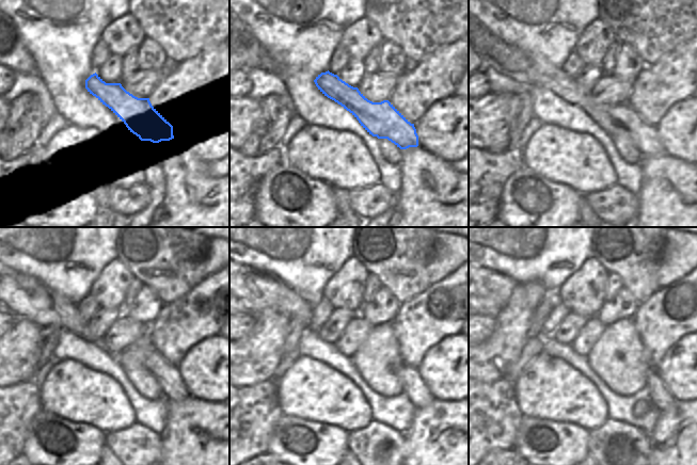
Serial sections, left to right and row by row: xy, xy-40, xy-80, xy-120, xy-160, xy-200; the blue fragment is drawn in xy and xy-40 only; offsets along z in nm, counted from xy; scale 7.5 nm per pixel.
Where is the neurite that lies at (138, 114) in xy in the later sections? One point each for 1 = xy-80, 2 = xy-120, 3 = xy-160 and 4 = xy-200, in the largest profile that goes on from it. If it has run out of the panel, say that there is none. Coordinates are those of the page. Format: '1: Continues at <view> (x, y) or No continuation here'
1: Continues at xy-80 (616, 119)
2: Continues at xy-120 (29, 298)
3: Continues at xy-160 (257, 290)
4: Continues at xy-200 (492, 285)

